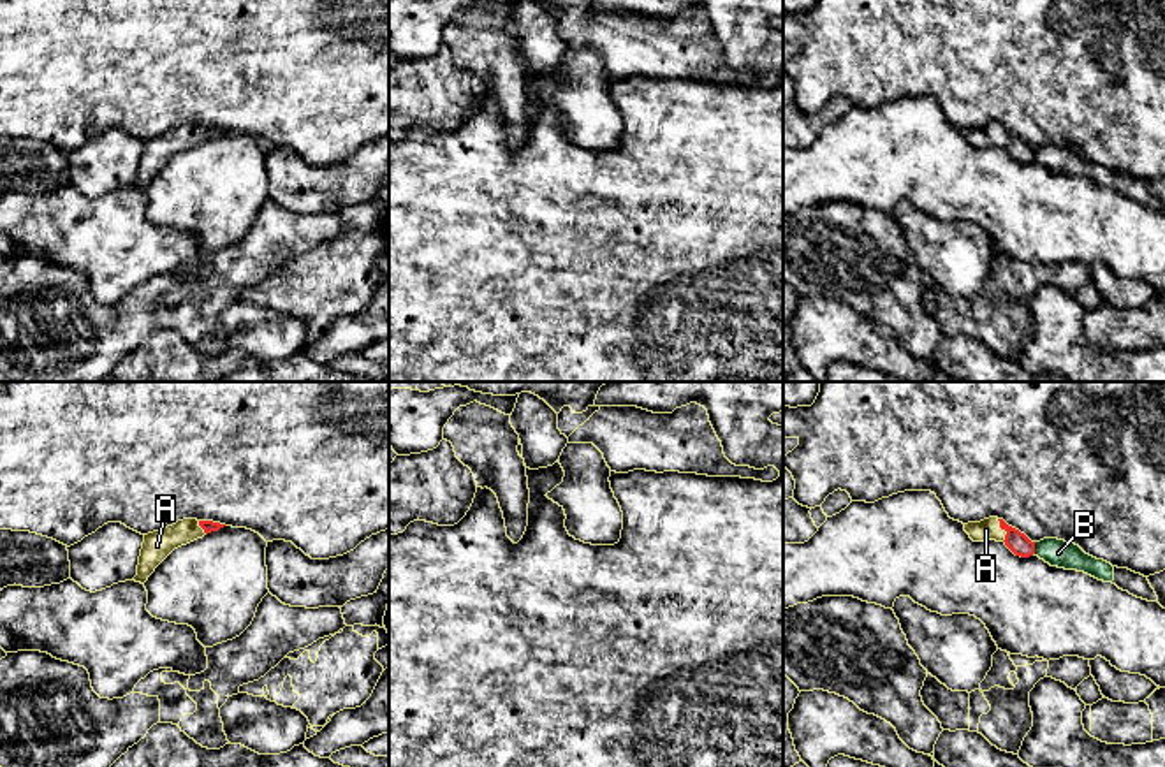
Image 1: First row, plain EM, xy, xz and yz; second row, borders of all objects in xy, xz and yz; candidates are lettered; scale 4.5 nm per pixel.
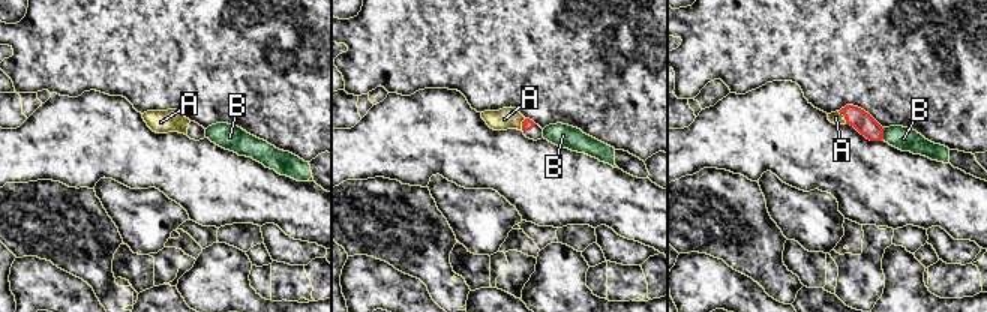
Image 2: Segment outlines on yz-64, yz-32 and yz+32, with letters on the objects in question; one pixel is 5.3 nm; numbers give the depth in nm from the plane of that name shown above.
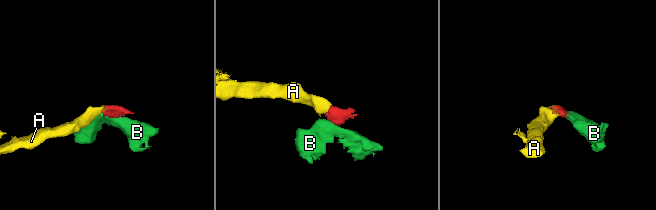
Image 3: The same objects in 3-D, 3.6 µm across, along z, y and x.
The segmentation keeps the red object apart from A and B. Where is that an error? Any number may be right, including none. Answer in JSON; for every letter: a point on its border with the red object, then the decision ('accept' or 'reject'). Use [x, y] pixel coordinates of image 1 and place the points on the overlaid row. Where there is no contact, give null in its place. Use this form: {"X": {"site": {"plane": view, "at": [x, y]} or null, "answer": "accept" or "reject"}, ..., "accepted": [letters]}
{"A": {"site": {"plane": "yz", "at": [1003, 528]}, "answer": "accept"}, "B": {"site": {"plane": "yz", "at": [1033, 547]}, "answer": "reject"}, "accepted": ["A"]}

